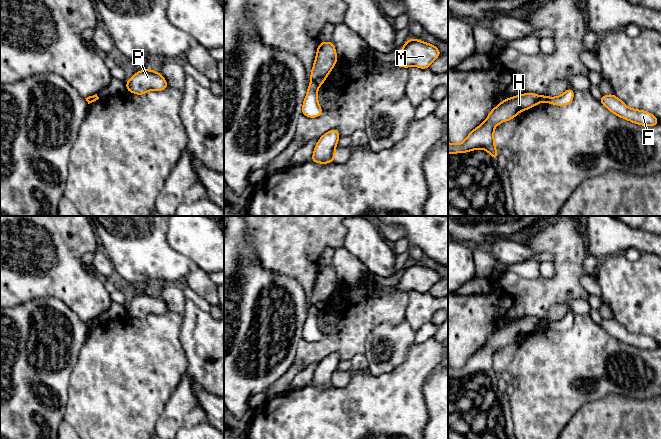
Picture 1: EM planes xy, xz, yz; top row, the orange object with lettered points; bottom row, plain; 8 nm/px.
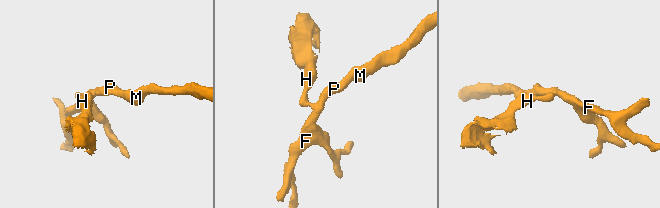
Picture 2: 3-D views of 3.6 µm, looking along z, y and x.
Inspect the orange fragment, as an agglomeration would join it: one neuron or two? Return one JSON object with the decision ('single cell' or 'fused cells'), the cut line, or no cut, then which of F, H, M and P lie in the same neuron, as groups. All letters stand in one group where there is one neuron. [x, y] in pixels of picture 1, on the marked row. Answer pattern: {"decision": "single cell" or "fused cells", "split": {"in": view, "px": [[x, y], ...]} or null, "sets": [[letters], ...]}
{"decision": "fused cells", "split": {"in": "xz", "px": [[312, 81], [319, 85]]}, "sets": [["F", "M", "P"], ["H"]]}

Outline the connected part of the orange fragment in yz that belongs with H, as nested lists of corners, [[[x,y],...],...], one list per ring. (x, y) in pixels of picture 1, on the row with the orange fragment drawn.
[[[525,93],[504,99],[494,109],[492,109],[487,119],[473,131],[460,144],[448,142],[448,154],[465,153],[476,149],[484,149],[490,153],[491,159],[498,158],[495,147],[494,129],[507,120],[512,120],[524,110],[528,110],[539,103],[539,95],[535,93]]]

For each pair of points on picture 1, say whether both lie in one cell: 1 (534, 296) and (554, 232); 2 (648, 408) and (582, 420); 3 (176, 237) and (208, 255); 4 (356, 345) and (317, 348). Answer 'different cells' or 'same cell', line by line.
1: same cell
2: same cell
3: same cell
4: same cell

